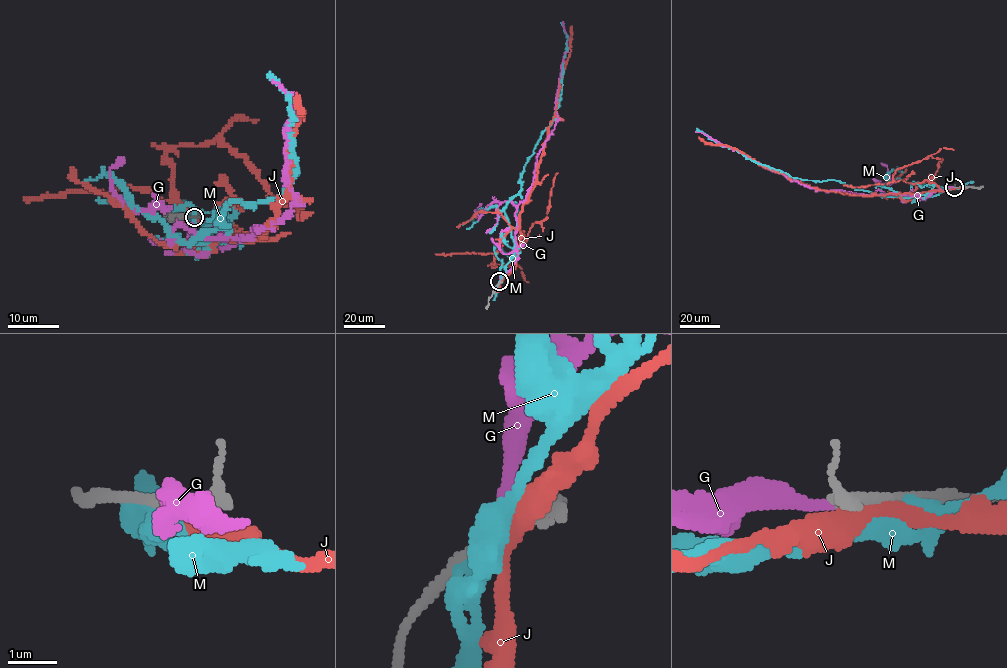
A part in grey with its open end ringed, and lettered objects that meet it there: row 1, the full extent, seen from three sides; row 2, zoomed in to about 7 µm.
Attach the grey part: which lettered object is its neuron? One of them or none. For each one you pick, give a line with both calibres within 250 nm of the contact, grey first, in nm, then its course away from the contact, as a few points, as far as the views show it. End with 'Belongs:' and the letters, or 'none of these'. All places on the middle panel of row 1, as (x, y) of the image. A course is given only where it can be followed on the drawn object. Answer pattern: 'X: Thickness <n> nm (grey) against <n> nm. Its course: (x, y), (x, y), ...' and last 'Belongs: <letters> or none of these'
G: Thickness 260 nm (grey) against 260 nm. Its course: (500, 281), (518, 259), (515, 211), (532, 184), (537, 153), (558, 116), (556, 90), (568, 37), (562, 21)
Belongs: G

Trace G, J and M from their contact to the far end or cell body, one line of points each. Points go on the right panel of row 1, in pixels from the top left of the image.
G: (954, 187), (935, 190), (922, 197), (895, 193), (858, 195), (841, 190), (817, 190), (788, 179), (695, 131)
J: (955, 187), (881, 195), (854, 195), (815, 189), (762, 166), (736, 149), (706, 143), (698, 136)
M: (957, 187), (935, 195), (881, 196), (834, 180), (792, 178), (720, 146), (696, 129)

